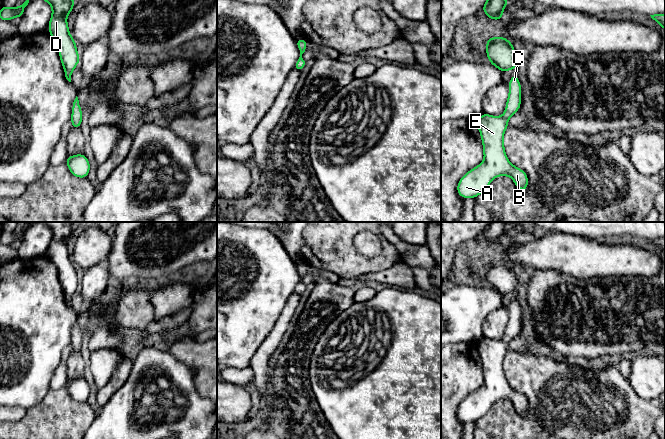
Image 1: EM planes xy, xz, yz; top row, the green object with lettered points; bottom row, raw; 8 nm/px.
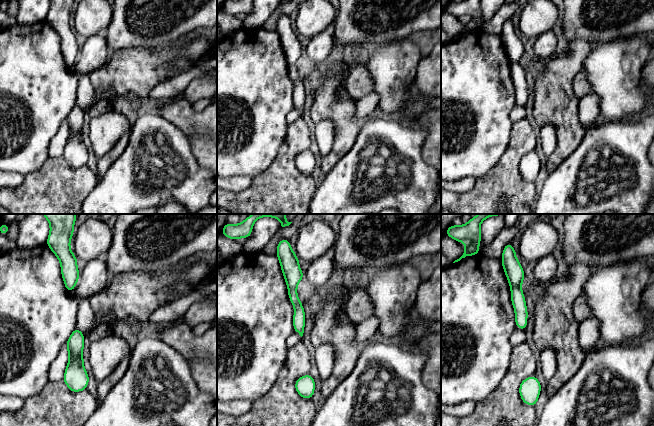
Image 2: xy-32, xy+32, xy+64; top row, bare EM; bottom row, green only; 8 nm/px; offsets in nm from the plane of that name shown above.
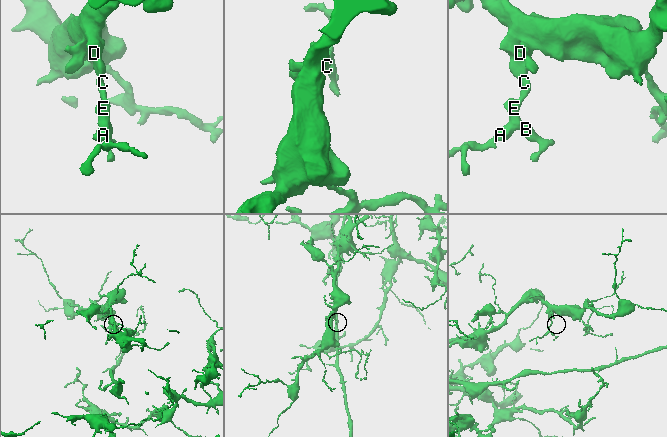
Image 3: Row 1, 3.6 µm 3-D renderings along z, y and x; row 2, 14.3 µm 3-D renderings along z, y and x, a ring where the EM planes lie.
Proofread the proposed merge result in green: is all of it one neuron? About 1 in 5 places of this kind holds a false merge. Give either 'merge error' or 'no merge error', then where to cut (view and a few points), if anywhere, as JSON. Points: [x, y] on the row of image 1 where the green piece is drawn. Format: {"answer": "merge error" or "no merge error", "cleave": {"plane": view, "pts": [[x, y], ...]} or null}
{"answer": "no merge error", "cleave": null}

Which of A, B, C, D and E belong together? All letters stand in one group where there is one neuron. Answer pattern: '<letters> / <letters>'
A B C D E

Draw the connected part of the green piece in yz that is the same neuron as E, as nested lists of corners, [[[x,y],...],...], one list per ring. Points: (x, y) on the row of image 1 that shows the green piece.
[[[515,74],[511,76],[508,86],[505,113],[499,117],[483,113],[476,120],[483,143],[484,161],[459,180],[457,193],[462,198],[476,198],[497,176],[510,176],[518,189],[527,190],[527,174],[508,161],[503,144],[508,120],[520,110],[521,104],[521,85]]]

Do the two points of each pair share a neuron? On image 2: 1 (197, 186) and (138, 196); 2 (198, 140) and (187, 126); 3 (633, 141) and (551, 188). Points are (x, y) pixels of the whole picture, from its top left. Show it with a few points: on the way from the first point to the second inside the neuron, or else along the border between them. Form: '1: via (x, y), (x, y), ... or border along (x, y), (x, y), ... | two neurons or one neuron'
1: via (182, 186), (153, 192) | one neuron
2: via (198, 137), (190, 129) | one neuron
3: via (612, 141), (603, 140), (591, 144), (572, 167) | one neuron

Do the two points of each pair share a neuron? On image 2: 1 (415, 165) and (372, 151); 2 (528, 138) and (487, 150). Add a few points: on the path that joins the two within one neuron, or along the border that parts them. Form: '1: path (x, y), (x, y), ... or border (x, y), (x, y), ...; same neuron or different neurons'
1: path (404, 165), (386, 165), (383, 162); same neuron
2: border (513, 123), (510, 129), (508, 146), (495, 164); different neurons

